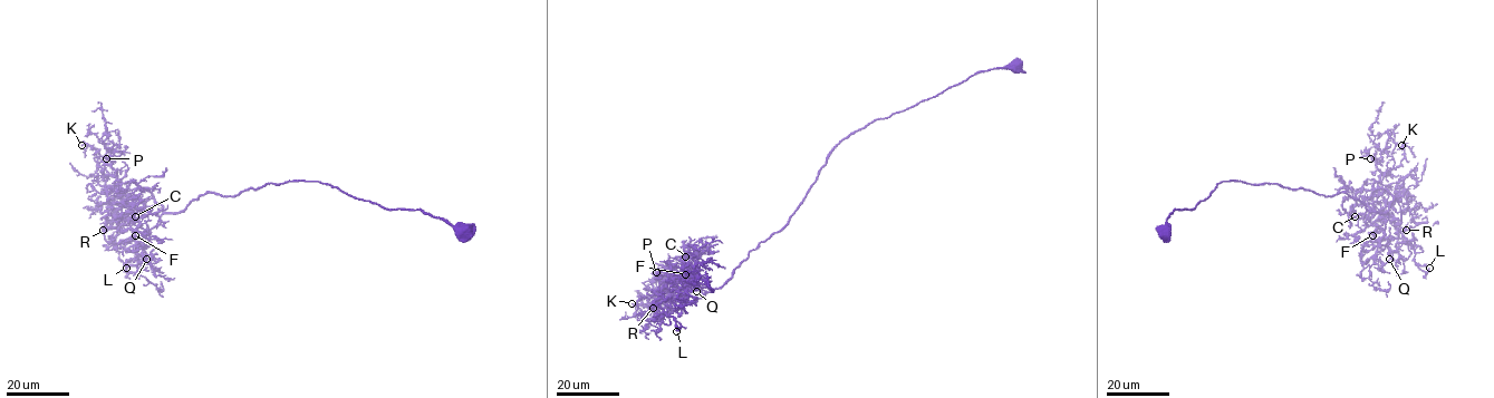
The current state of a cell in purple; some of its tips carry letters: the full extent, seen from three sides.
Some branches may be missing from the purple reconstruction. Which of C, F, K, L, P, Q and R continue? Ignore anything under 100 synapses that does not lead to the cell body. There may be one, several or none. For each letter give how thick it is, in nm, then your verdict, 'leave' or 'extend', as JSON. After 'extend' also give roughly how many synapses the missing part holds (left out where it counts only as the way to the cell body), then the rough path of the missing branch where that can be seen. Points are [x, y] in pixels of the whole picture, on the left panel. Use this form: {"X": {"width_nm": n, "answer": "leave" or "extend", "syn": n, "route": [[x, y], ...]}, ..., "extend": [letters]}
{"C": {"width_nm": 150, "answer": "leave"}, "F": {"width_nm": 240, "answer": "leave"}, "K": {"width_nm": 190, "answer": "leave"}, "L": {"width_nm": 200, "answer": "leave"}, "P": {"width_nm": 280, "answer": "leave"}, "Q": {"width_nm": 200, "answer": "leave"}, "R": {"width_nm": 190, "answer": "leave"}, "extend": []}

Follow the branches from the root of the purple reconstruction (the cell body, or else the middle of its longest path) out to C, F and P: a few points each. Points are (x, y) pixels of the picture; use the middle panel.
C: (1015, 66), (976, 73), (849, 134), (832, 149), (790, 220), (752, 249), (719, 288), (704, 294), (685, 256)
F: (1015, 66), (976, 73), (849, 134), (790, 220), (752, 249), (722, 285), (690, 285), (685, 274)
P: (1015, 66), (976, 73), (849, 134), (790, 220), (752, 249), (719, 288), (704, 294), (656, 272)

